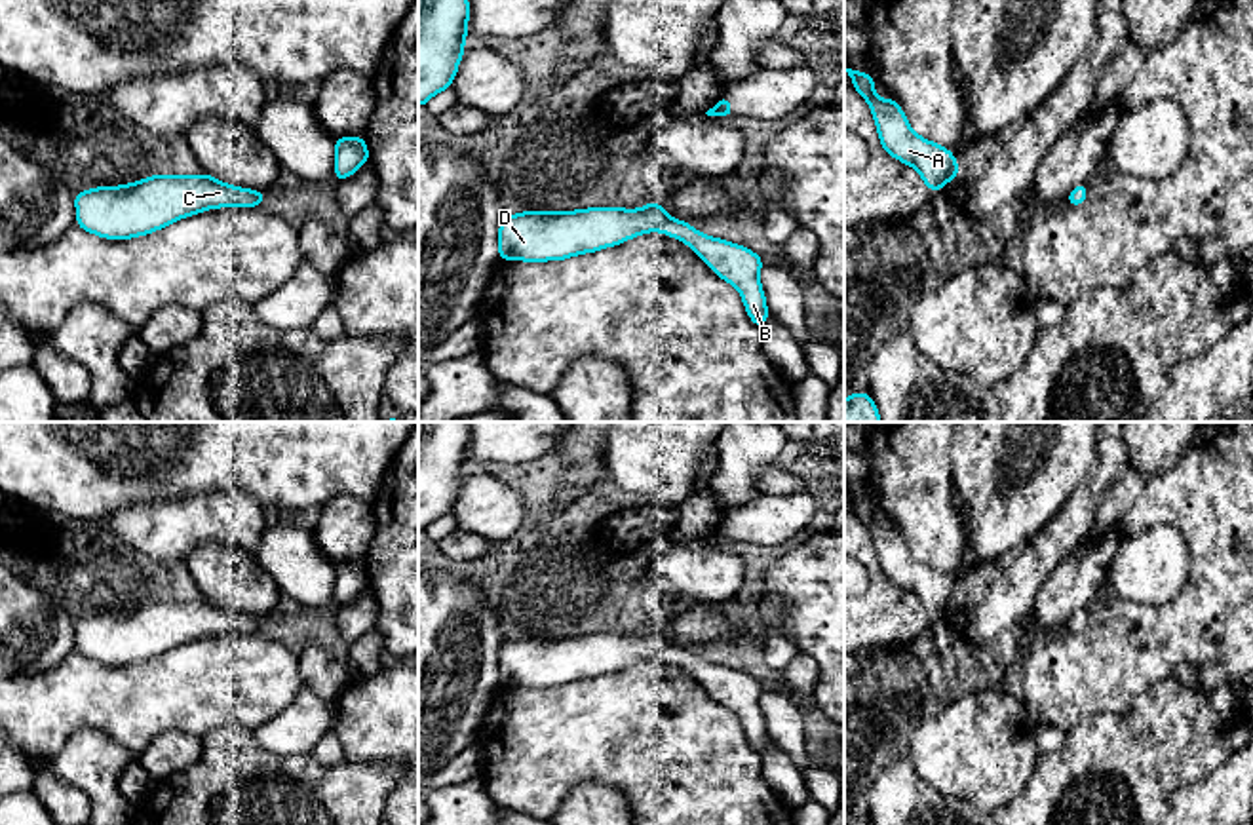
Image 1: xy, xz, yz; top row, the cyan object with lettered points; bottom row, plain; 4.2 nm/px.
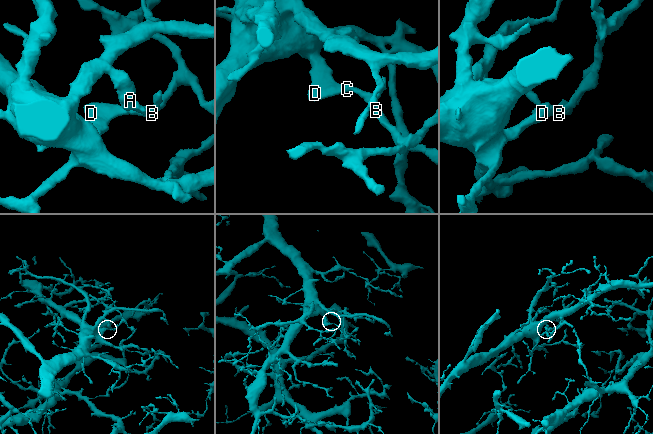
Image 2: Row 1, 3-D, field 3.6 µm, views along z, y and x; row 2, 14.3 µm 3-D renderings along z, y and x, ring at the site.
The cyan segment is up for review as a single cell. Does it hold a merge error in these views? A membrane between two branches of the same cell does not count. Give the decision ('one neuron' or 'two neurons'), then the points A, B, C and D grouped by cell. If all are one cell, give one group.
one neuron; groups A B C D

